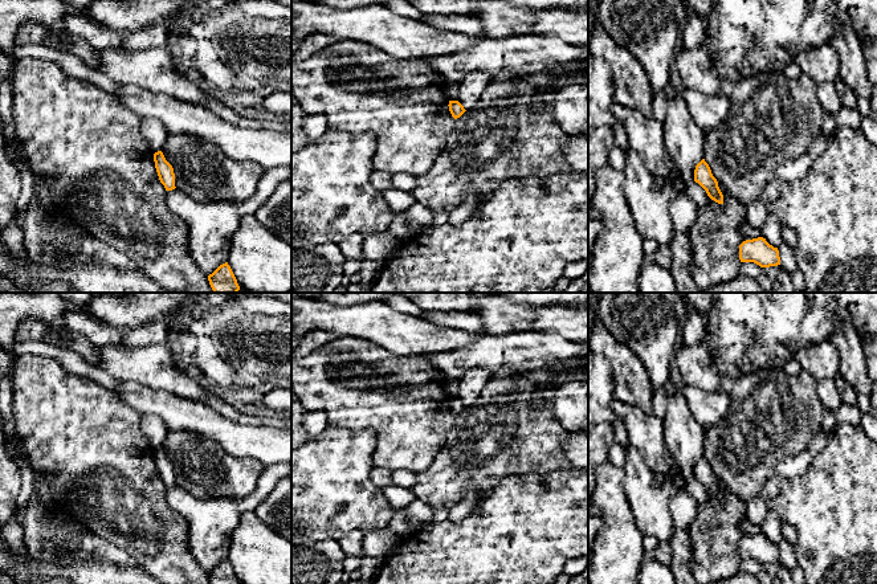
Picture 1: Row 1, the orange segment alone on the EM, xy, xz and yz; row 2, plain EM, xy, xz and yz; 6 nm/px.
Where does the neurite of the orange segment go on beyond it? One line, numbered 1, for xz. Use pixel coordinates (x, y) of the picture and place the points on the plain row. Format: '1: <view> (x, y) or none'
1: none

